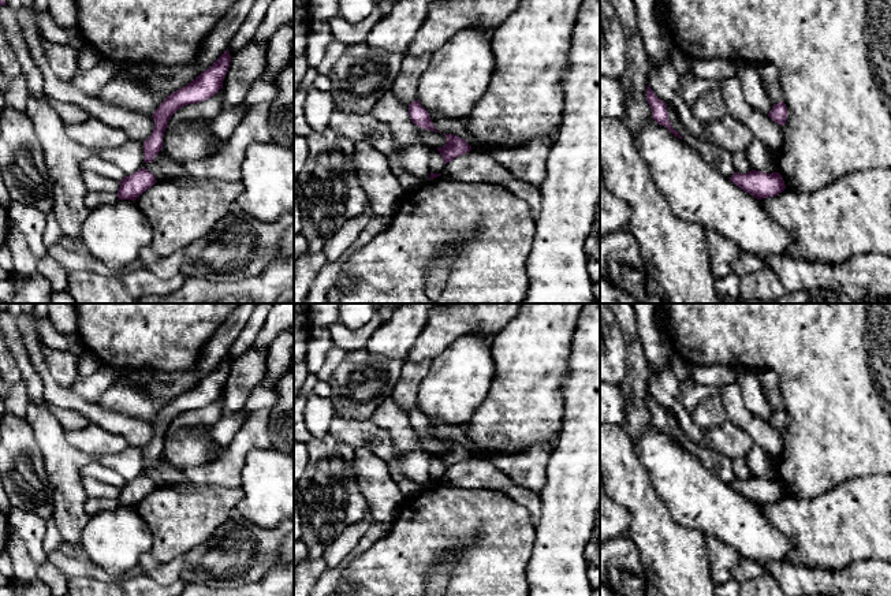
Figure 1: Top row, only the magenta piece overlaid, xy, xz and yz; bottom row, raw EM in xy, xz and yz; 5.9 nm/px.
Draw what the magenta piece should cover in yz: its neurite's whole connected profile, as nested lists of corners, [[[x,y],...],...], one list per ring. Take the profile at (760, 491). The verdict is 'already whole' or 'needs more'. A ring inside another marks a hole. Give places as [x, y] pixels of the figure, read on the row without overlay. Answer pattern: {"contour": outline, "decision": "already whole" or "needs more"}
{"contour": [[[756,476],[748,480],[734,478],[730,487],[757,506],[778,502],[786,495],[779,478],[767,480]]], "decision": "already whole"}

